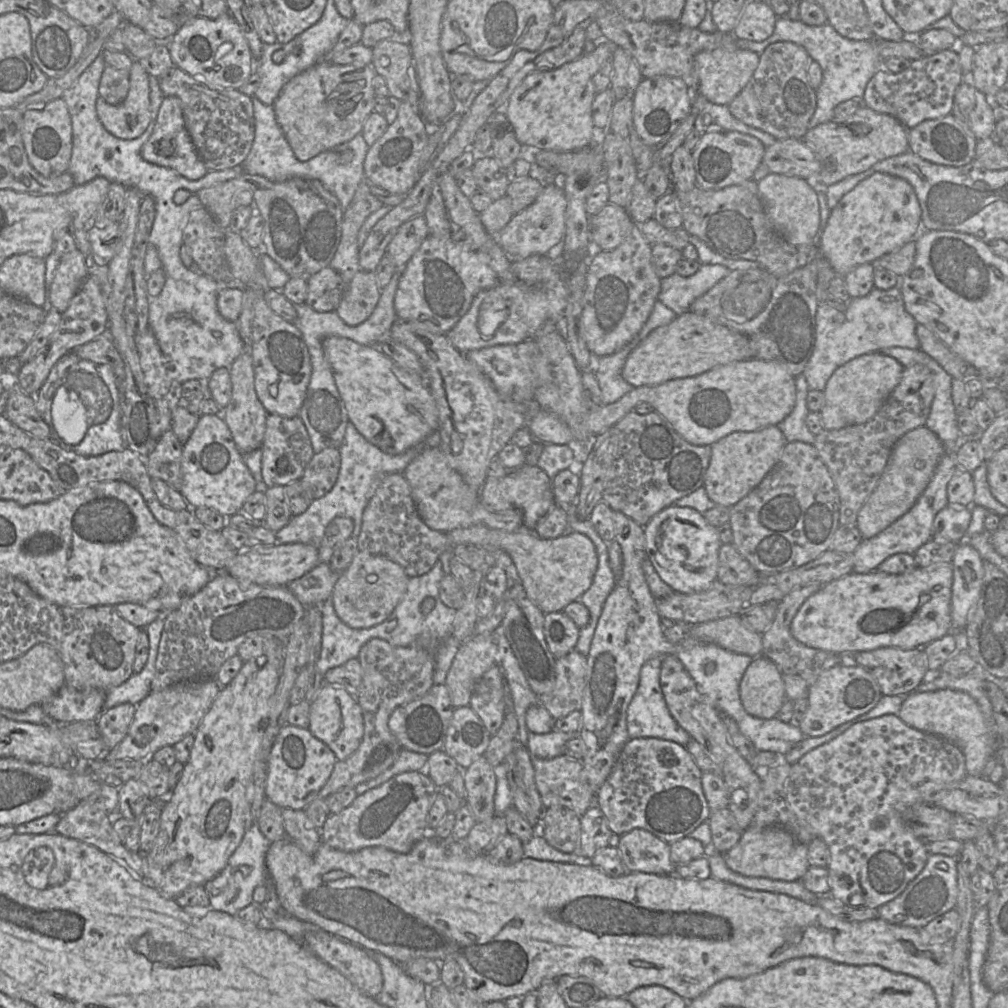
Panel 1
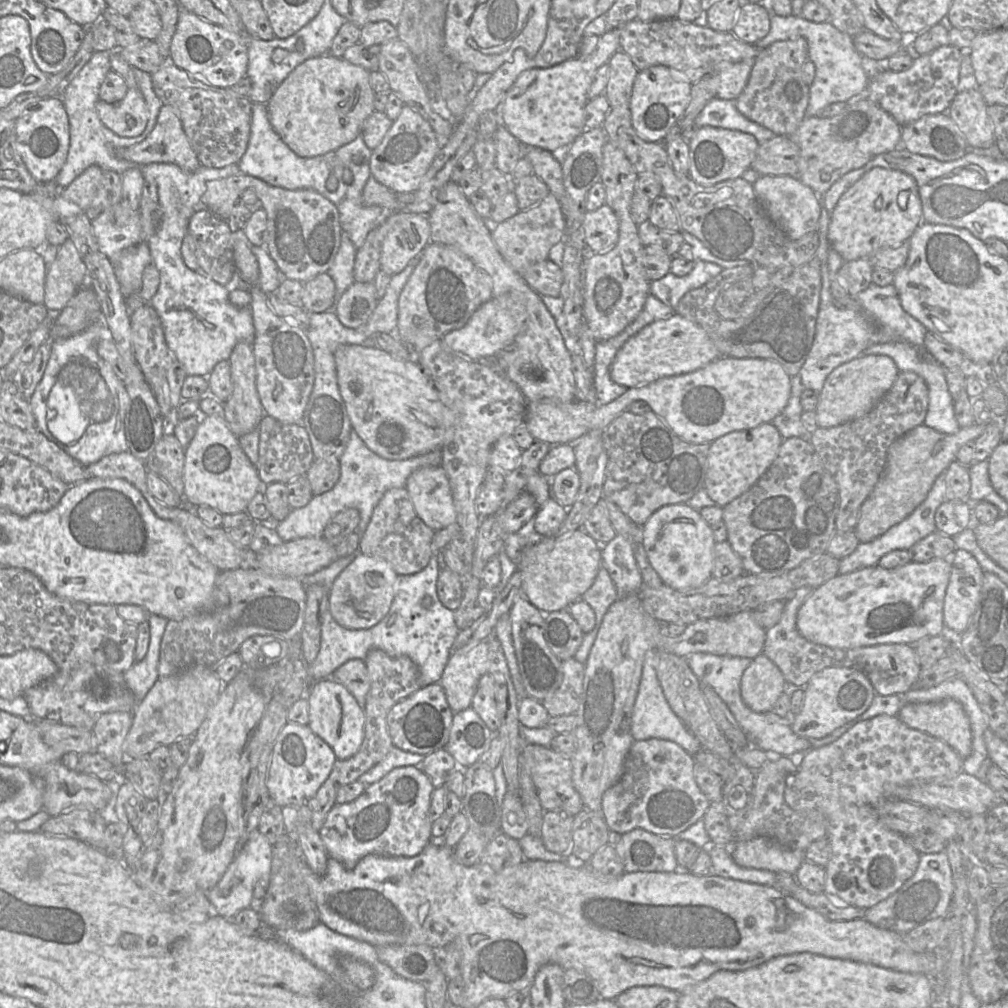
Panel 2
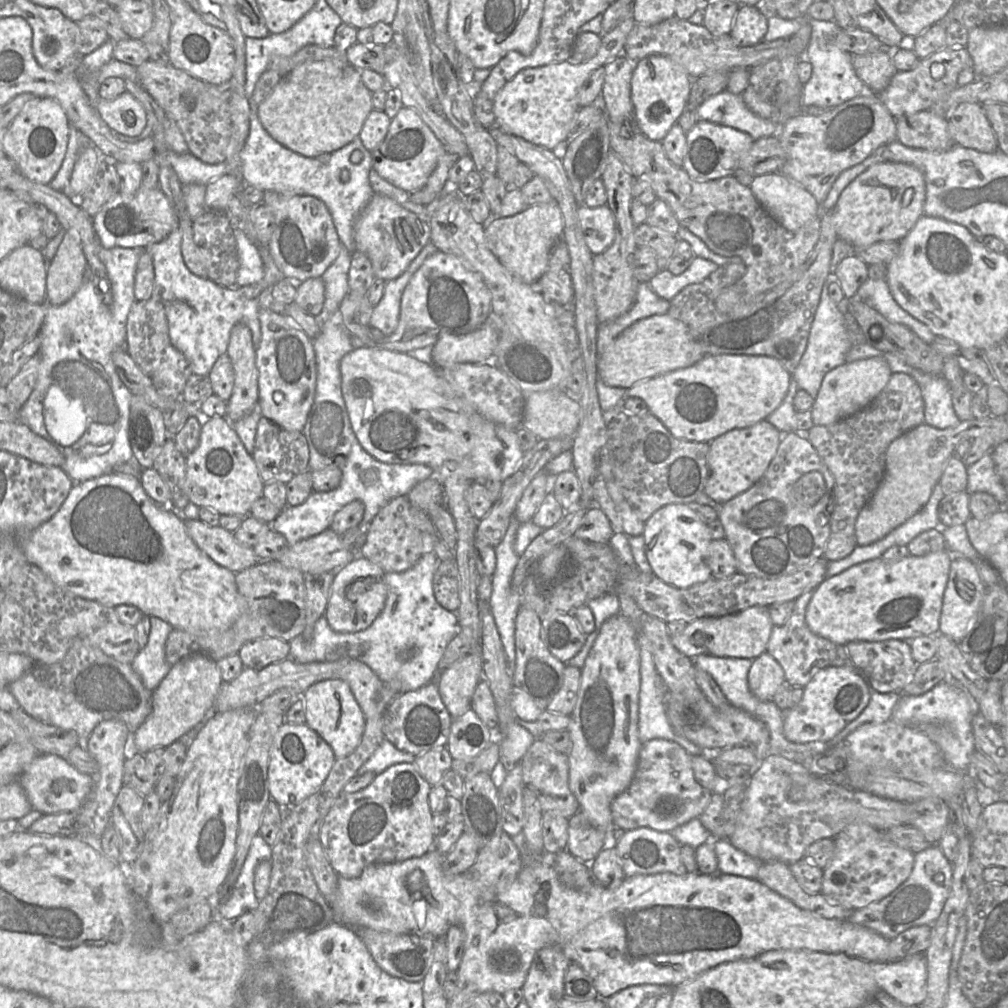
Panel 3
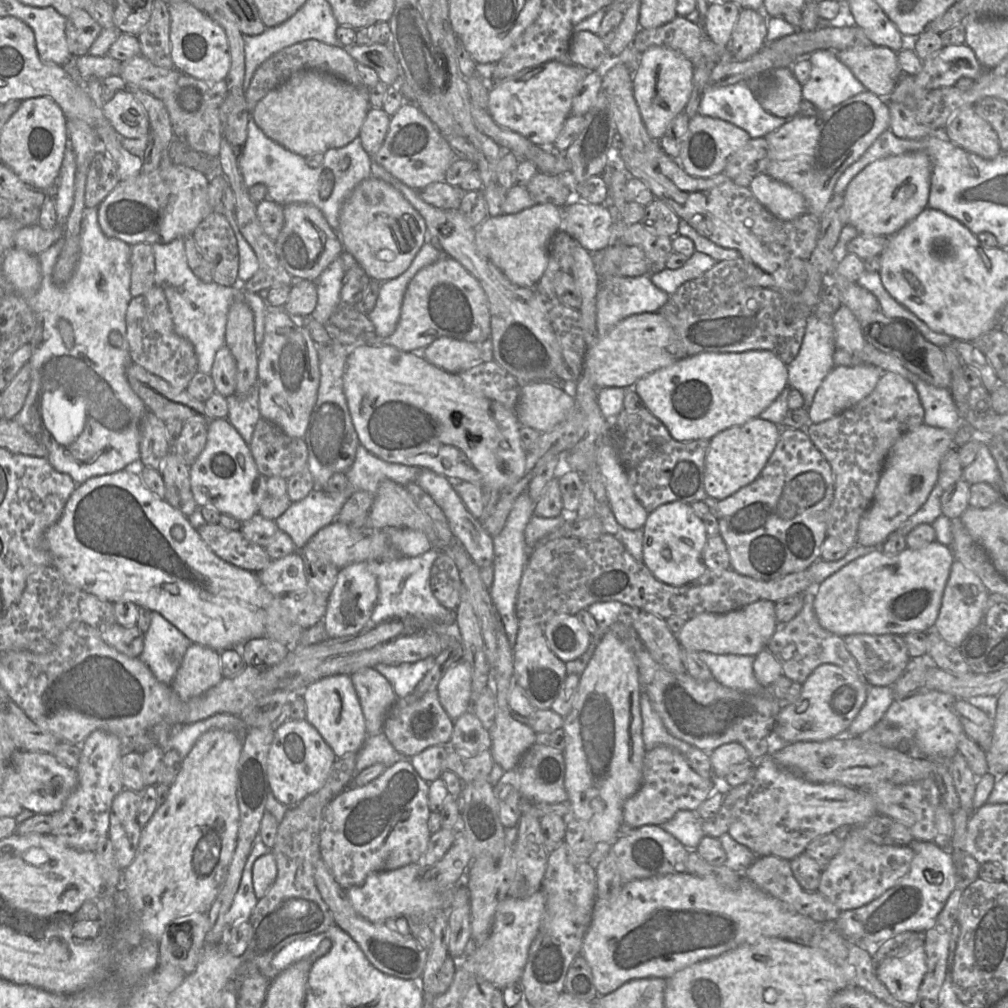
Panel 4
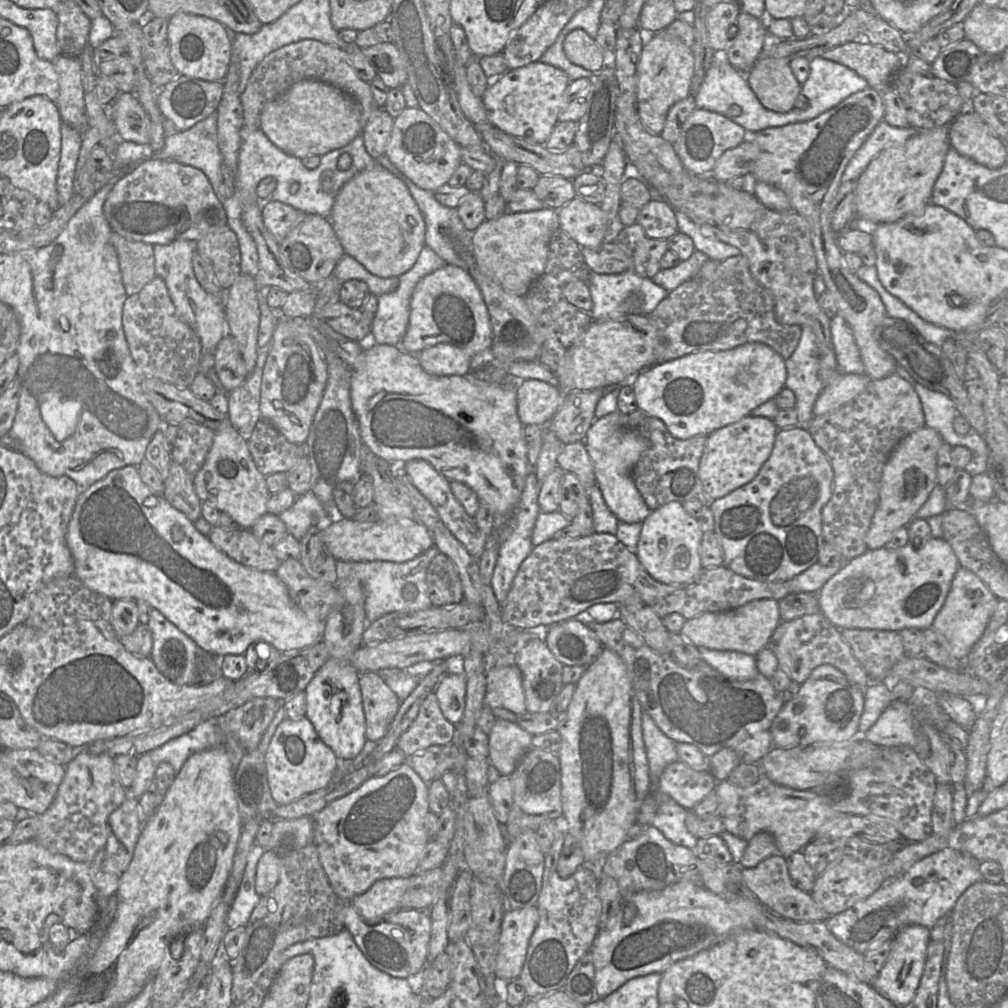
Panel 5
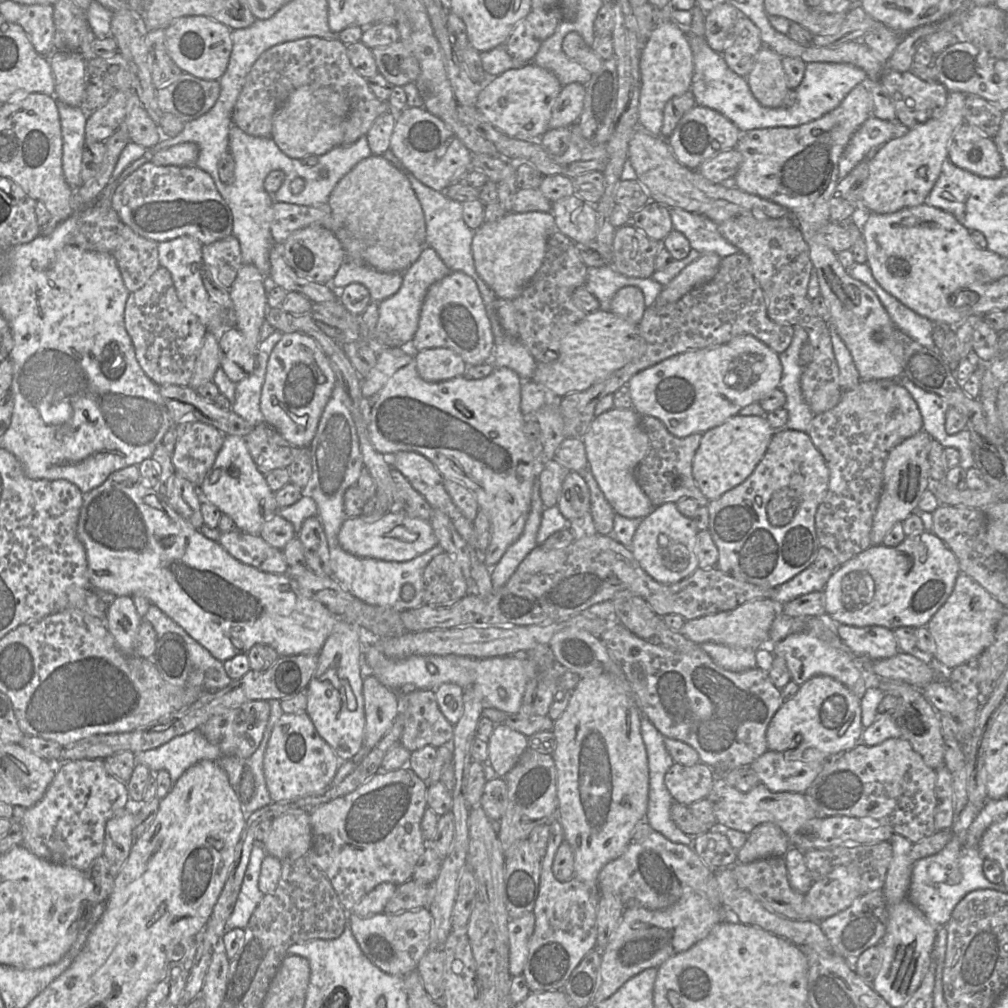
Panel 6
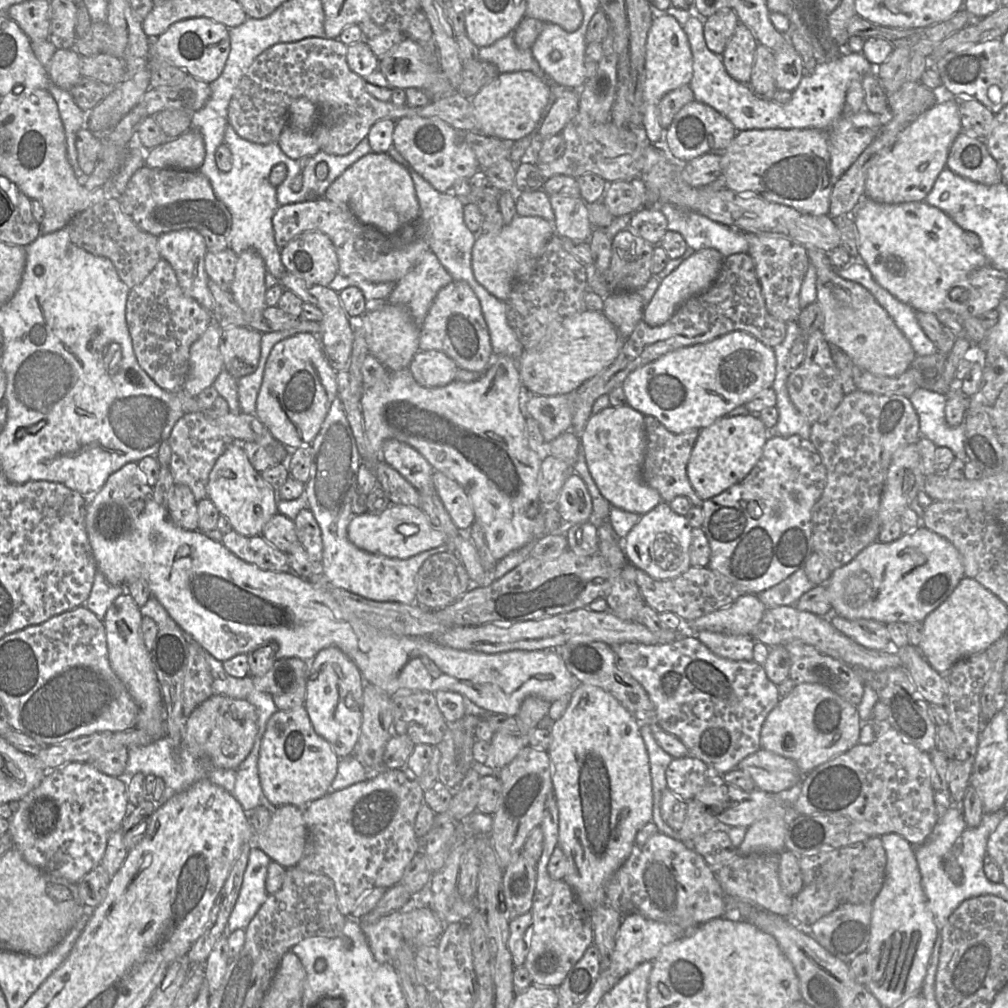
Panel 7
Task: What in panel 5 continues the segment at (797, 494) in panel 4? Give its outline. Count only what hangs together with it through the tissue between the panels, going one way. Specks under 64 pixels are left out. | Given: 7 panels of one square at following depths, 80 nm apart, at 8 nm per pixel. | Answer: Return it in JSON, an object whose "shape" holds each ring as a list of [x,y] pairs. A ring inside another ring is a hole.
{"shape":[[[811,476],[795,478],[782,486],[770,503],[771,520],[789,525],[799,519],[817,500],[819,485]]]}

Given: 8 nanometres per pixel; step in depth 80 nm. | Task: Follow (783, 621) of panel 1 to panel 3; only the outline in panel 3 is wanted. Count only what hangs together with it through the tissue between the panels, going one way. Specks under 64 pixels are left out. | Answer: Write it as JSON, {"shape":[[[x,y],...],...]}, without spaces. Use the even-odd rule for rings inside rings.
{"shape":[[[806,591],[796,600],[787,621],[772,628],[766,652],[769,653],[782,667],[785,683],[791,687],[804,687],[816,672],[828,666],[853,666],[846,647],[834,643],[813,633],[806,624],[805,613],[813,595],[813,591]]]}

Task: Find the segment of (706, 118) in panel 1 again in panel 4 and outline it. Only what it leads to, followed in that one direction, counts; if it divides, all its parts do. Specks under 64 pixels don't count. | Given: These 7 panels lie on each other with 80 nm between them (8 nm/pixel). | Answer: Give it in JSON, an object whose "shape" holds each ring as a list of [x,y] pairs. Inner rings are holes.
{"shape":[[[747,82],[723,87],[708,85],[701,97],[697,113],[734,124],[745,130],[751,138],[764,137],[788,121],[786,118],[780,118],[765,111]]]}

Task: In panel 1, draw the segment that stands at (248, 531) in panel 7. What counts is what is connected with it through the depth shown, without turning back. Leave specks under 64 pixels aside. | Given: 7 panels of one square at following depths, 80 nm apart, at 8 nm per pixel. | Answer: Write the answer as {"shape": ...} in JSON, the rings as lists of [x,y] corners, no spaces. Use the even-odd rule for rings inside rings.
{"shape":[[[222,413],[200,415],[195,429],[183,445],[181,472],[180,493],[188,507],[210,508],[225,517],[239,513],[246,500],[258,489]]]}

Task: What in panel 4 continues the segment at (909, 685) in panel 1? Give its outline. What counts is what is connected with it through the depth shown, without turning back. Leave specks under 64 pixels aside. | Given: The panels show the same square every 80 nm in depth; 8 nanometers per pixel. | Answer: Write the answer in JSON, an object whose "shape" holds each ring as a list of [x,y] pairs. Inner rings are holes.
{"shape":[[[851,634],[843,637],[867,686],[892,686],[905,671],[910,656],[898,634]]]}

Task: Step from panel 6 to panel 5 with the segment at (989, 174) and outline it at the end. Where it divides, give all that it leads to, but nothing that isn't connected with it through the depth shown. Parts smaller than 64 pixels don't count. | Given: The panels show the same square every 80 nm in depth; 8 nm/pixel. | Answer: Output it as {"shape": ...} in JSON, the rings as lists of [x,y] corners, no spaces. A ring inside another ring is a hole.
{"shape":[[[972,109],[959,113],[948,126],[950,147],[989,169],[1006,164],[1004,141]]]}

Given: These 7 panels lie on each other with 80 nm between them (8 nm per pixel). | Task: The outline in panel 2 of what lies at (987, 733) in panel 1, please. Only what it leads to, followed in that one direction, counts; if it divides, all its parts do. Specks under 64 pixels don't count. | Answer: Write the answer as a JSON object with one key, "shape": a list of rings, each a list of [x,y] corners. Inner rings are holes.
{"shape":[[[943,699],[926,703],[905,703],[897,716],[908,727],[941,739],[962,759],[971,754],[970,721],[958,701]]]}

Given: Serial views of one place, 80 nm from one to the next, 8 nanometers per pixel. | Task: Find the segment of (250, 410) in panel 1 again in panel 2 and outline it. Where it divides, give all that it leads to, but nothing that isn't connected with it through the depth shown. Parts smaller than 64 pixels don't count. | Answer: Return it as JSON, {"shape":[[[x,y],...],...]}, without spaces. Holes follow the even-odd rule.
{"shape":[[[246,342],[235,345],[230,358],[233,393],[224,403],[224,418],[239,438],[257,428],[265,415],[256,386],[255,357]]]}

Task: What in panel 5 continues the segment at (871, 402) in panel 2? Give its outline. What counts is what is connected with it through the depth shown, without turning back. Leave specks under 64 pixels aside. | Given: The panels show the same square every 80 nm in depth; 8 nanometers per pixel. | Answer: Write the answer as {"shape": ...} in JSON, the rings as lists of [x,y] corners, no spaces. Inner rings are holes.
{"shape":[[[842,374],[823,387],[814,406],[814,417],[832,412],[853,401],[861,394],[871,379],[866,374]]]}

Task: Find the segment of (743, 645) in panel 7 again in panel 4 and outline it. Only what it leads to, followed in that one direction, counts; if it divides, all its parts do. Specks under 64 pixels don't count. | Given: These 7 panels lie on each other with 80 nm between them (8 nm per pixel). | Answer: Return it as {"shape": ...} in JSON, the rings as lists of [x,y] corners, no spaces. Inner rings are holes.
{"shape":[[[706,651],[698,652],[698,655],[711,671],[713,679],[723,686],[753,694],[771,695],[771,690],[763,687],[754,676],[755,656]]]}

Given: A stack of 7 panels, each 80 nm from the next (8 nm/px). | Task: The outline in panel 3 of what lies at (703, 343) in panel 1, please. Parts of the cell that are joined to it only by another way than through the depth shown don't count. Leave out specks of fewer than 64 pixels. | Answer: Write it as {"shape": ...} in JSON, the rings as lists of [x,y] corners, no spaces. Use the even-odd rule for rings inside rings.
{"shape":[[[656,314],[634,322],[606,347],[598,360],[598,375],[607,386],[629,389],[640,381],[691,366],[705,355],[683,322]]]}

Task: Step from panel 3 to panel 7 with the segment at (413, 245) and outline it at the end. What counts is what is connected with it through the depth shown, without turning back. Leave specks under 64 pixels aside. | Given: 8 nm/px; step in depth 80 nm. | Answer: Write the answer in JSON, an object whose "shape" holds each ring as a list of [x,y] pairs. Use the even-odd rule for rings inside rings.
{"shape":[[[369,153],[340,175],[327,189],[326,199],[346,205],[363,224],[384,234],[395,234],[418,222],[420,206],[408,171],[387,153]]]}

